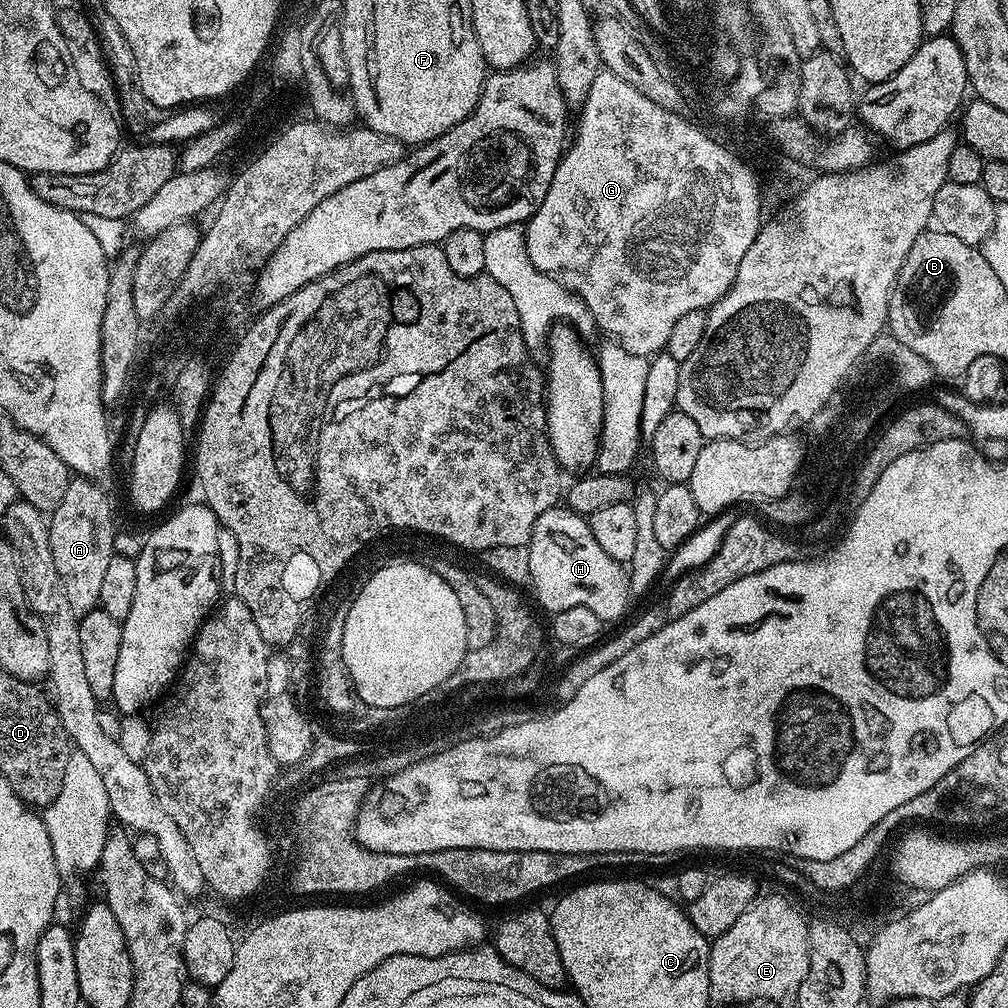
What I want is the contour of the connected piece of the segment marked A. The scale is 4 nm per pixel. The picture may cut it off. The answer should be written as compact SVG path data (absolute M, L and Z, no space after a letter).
M83 478L69 479L66 495L50 514L48 533L50 550L54 554L54 566L66 590L70 610L76 617L85 616L91 608L97 607L102 594L102 581L110 558L114 555L114 538L118 525L112 521L112 504L99 483Z

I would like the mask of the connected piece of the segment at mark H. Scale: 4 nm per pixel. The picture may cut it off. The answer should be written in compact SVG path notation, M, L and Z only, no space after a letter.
M557 506L546 510L538 522L534 522L534 530L530 542L526 545L530 554L531 591L536 592L536 600L548 611L555 614L562 610L570 610L570 606L586 606L586 610L594 610L598 618L605 622L625 619L624 611L628 608L630 591L628 586L628 572L621 561L610 558L590 530L588 520L580 514L573 512L567 506Z

